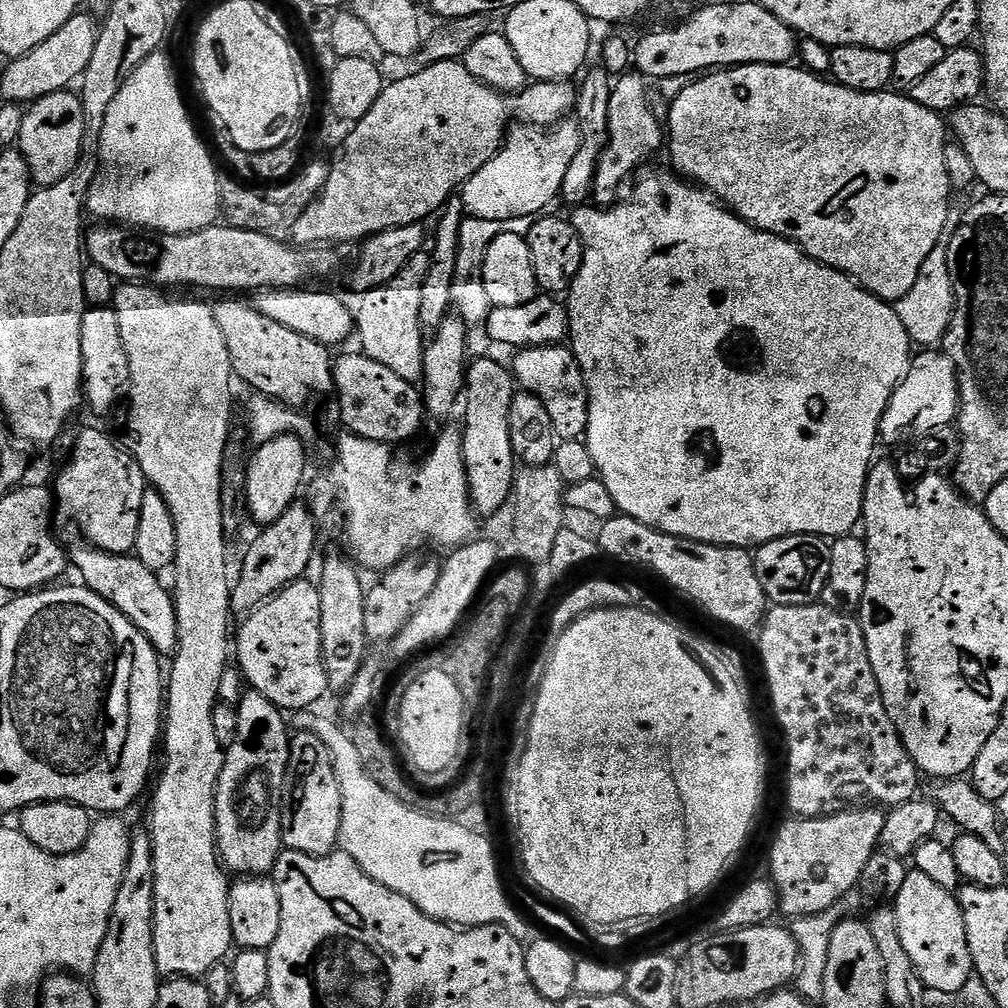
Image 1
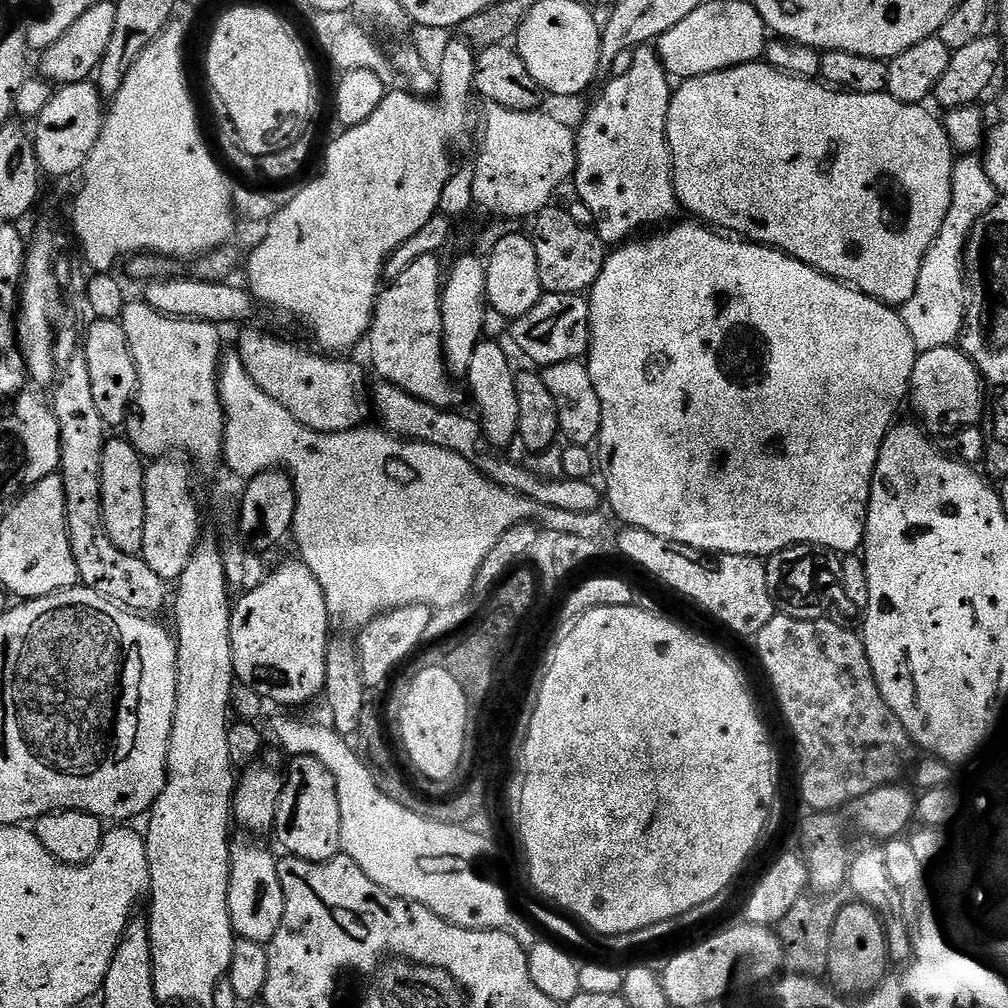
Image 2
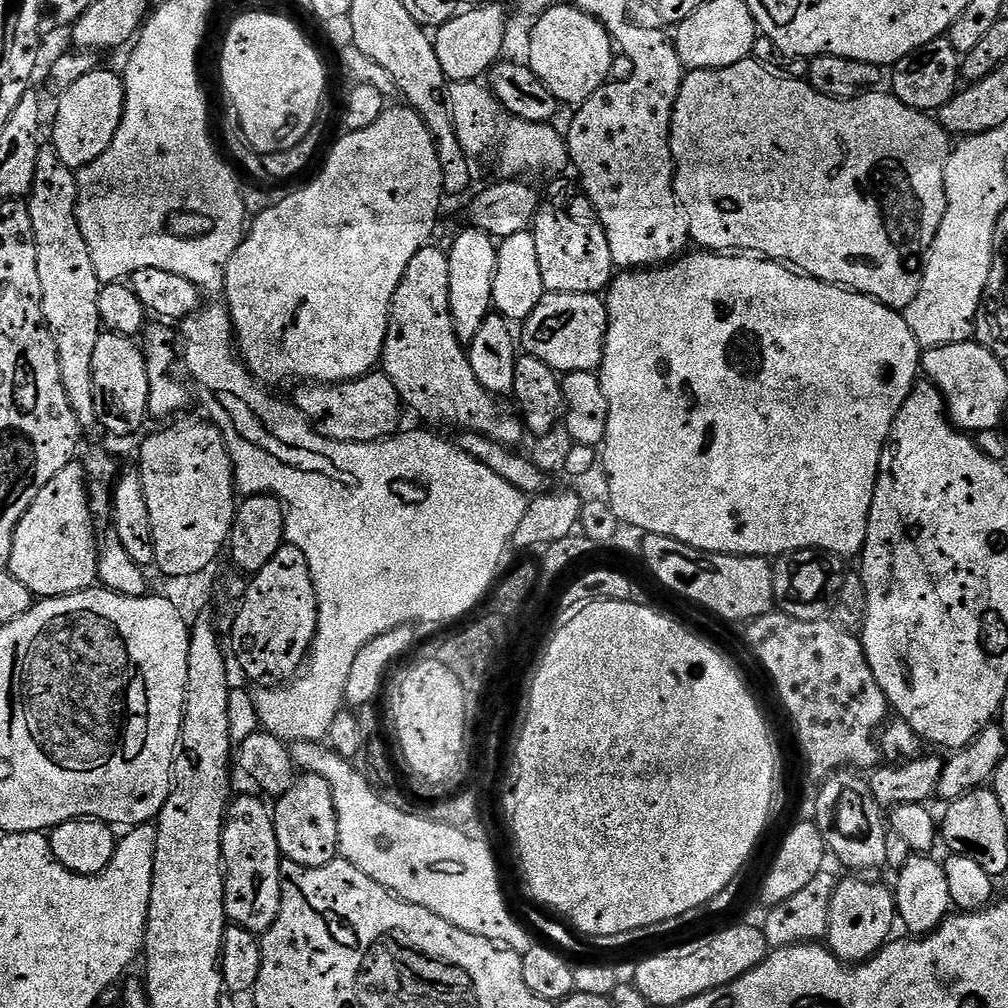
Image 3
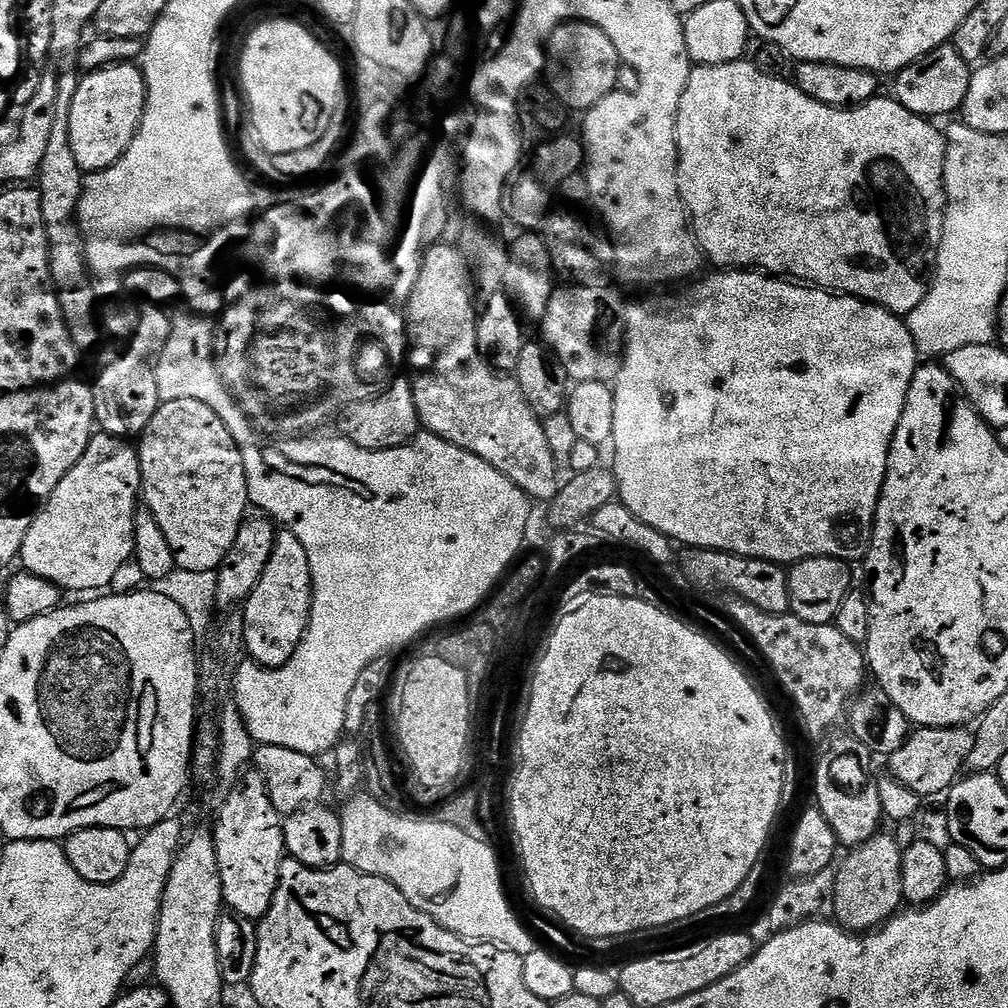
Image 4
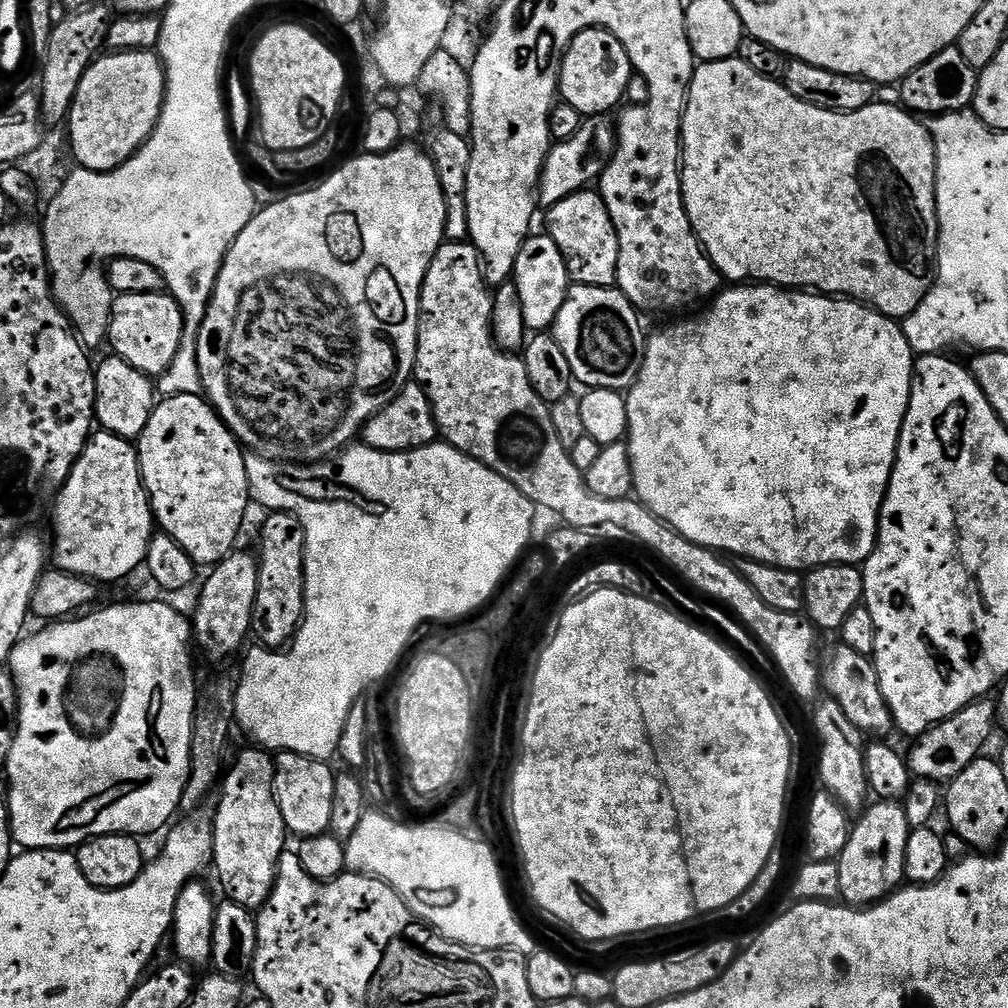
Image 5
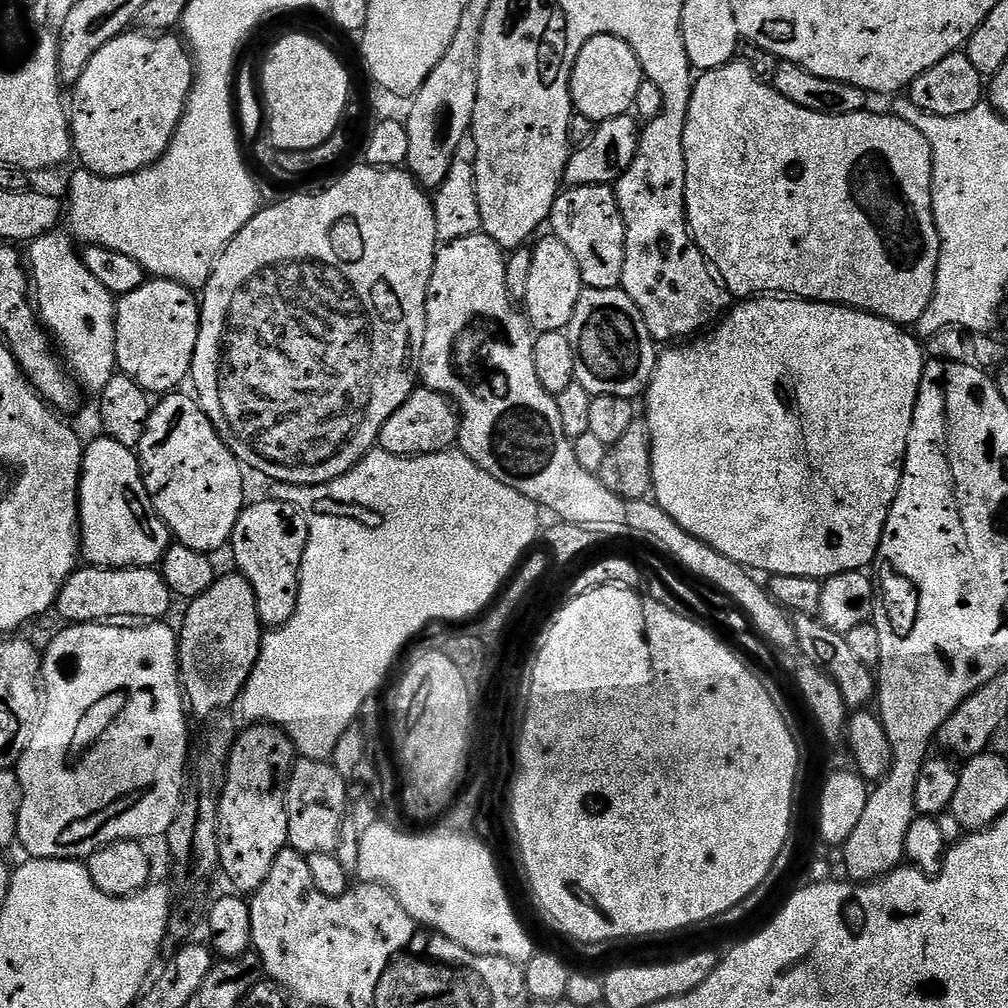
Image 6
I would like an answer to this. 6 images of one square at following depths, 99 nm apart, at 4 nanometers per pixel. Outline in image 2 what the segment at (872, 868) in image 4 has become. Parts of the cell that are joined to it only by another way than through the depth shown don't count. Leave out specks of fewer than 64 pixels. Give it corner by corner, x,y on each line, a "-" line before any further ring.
859,902
848,904
838,914
830,938
826,976
831,987
849,998
859,998
880,985
889,971
888,943
875,910

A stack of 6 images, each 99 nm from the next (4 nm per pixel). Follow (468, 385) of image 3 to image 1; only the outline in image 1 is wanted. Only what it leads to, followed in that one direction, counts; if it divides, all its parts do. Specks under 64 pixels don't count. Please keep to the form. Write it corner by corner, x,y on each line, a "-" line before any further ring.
427,251
410,258
410,262
393,280
363,293
360,312
358,308
355,313
355,331
364,347
361,348
363,355
374,358
374,362
382,362
382,366
394,370
398,378
406,378
410,382
419,381
424,375
426,329
420,324
420,311
422,282
426,282
429,266
430,255

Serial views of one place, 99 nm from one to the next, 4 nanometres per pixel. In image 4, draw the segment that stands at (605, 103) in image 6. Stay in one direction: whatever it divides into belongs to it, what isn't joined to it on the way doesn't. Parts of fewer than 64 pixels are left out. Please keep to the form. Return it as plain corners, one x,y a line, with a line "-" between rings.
569,22
561,24
547,43
547,59
553,64
560,64
552,72
552,88
557,100
565,109
593,108
602,98
617,91
618,70
622,63
622,52
610,42
608,37
597,24

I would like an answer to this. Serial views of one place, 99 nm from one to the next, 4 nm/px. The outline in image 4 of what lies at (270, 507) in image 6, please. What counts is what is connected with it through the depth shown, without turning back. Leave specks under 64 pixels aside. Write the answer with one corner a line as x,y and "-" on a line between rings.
277,531
270,562
266,562
258,586
254,586
242,605
244,650
250,660
263,668
278,668
290,662
308,630
311,608
312,571
306,546
302,546
292,532

